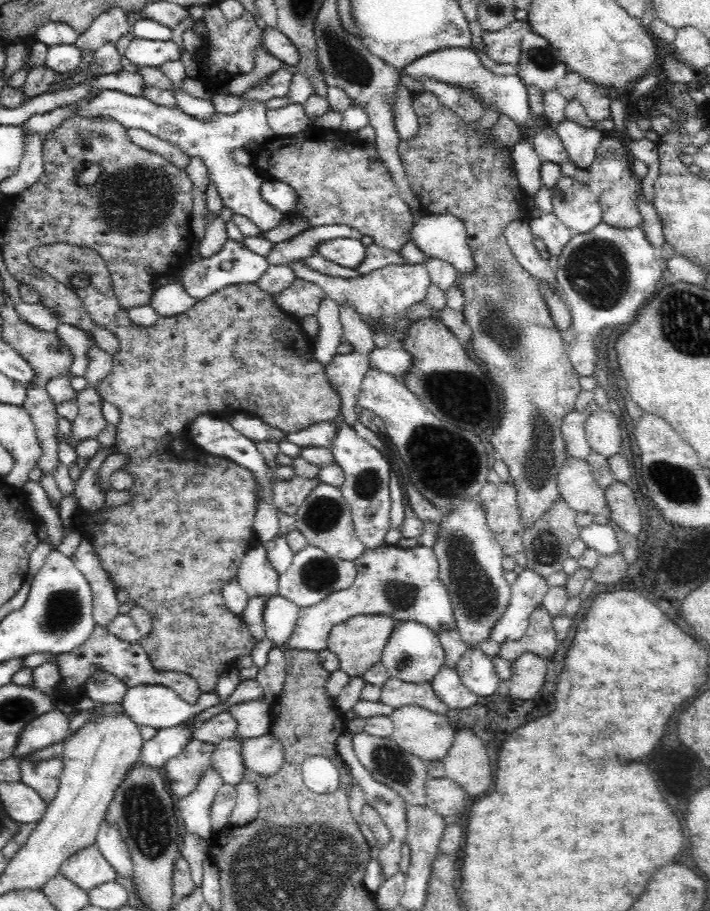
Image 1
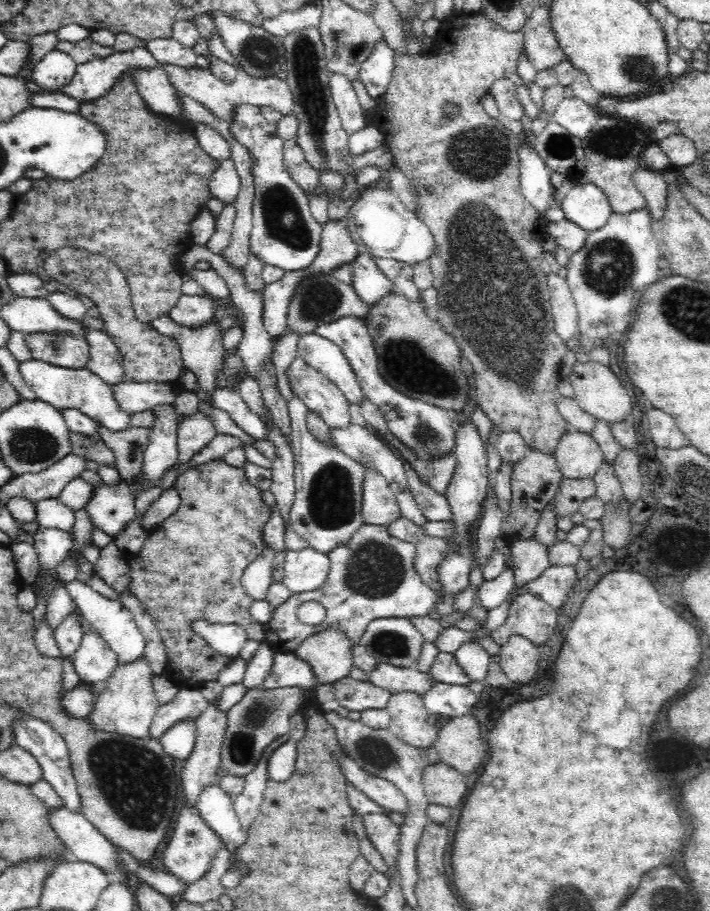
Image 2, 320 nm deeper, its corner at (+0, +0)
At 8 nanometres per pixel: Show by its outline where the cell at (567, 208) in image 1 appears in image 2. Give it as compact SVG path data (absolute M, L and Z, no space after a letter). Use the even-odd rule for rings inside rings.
M578 183L561 203L565 218L587 233L602 228L612 216L611 204L604 191L594 183Z

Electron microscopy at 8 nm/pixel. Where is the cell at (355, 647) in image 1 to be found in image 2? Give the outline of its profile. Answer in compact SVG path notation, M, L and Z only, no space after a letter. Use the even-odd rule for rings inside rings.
M326 629L306 637L292 653L310 665L316 681L323 685L349 676L353 643L338 629Z

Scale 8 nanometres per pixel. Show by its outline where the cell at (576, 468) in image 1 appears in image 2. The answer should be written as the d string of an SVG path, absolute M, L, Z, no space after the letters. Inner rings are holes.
M570 428L554 450L555 459L564 477L593 478L605 460L598 443L585 432Z

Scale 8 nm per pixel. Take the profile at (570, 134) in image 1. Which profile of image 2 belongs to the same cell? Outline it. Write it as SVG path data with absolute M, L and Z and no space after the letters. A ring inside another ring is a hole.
M572 96L560 102L551 118L570 134L582 140L594 126L599 113L597 107Z

